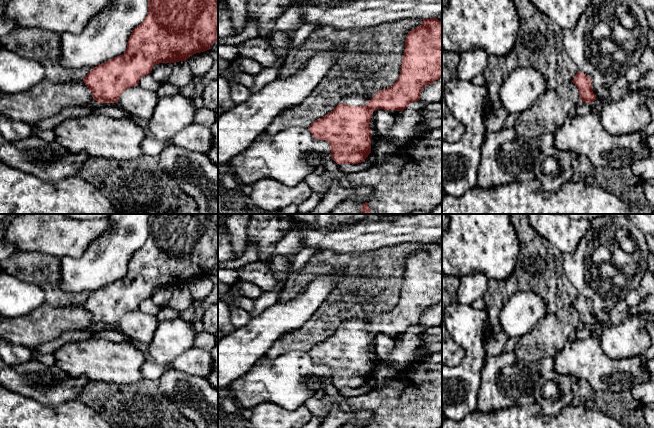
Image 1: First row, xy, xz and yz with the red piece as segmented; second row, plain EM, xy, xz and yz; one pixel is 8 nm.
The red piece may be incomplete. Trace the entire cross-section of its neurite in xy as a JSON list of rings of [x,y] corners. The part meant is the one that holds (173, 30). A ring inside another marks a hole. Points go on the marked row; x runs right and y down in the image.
[[[148,0],[144,21],[134,28],[123,55],[94,67],[83,79],[98,103],[117,103],[128,88],[151,73],[155,64],[186,61],[218,40],[218,0]]]

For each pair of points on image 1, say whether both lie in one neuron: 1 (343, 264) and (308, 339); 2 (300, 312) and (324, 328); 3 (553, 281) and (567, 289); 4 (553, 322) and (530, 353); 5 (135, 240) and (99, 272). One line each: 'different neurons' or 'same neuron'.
1: same neuron
2: different neurons
3: same neuron
4: same neuron
5: same neuron

